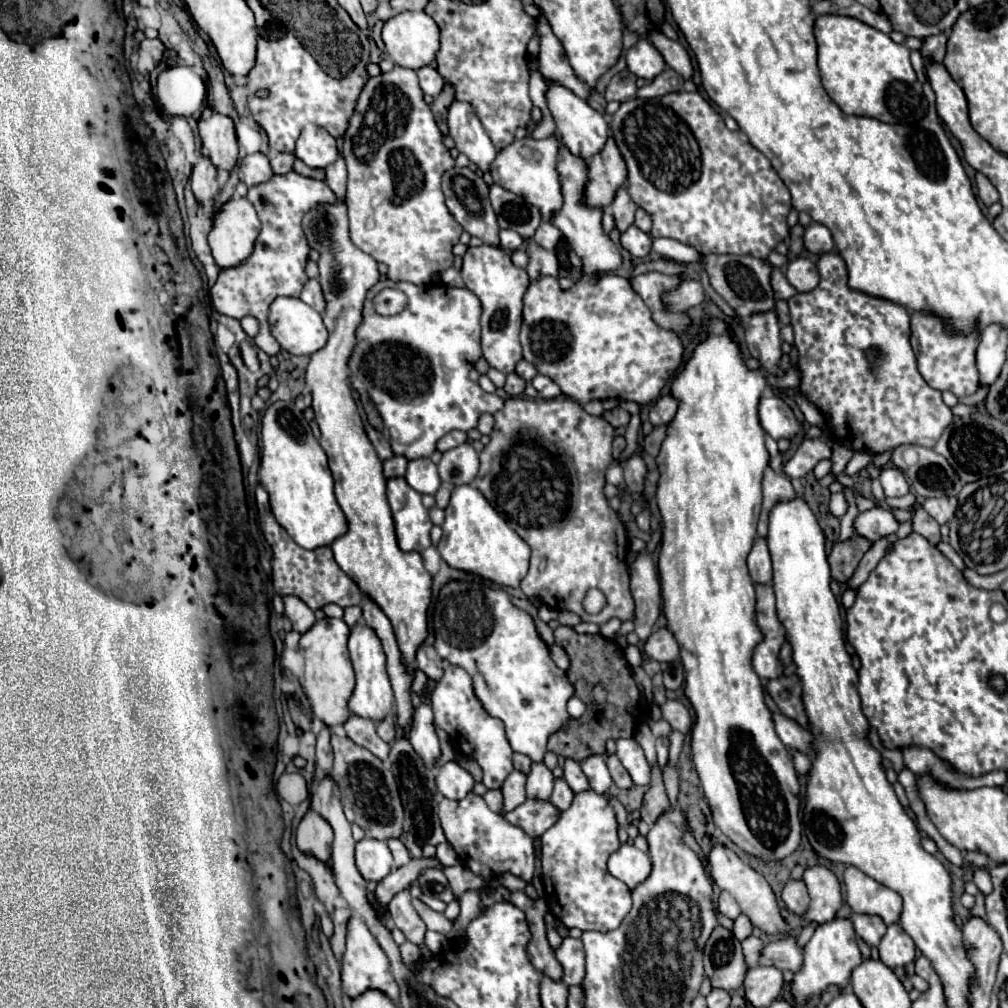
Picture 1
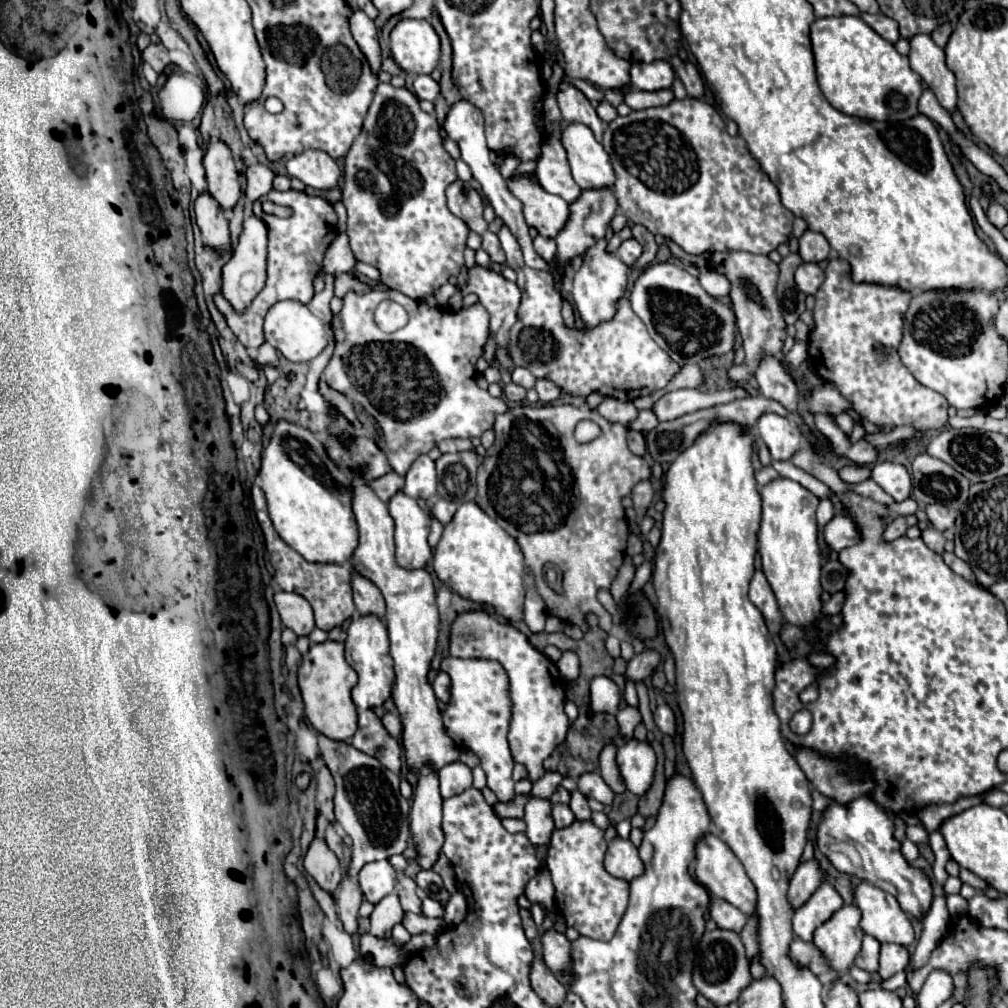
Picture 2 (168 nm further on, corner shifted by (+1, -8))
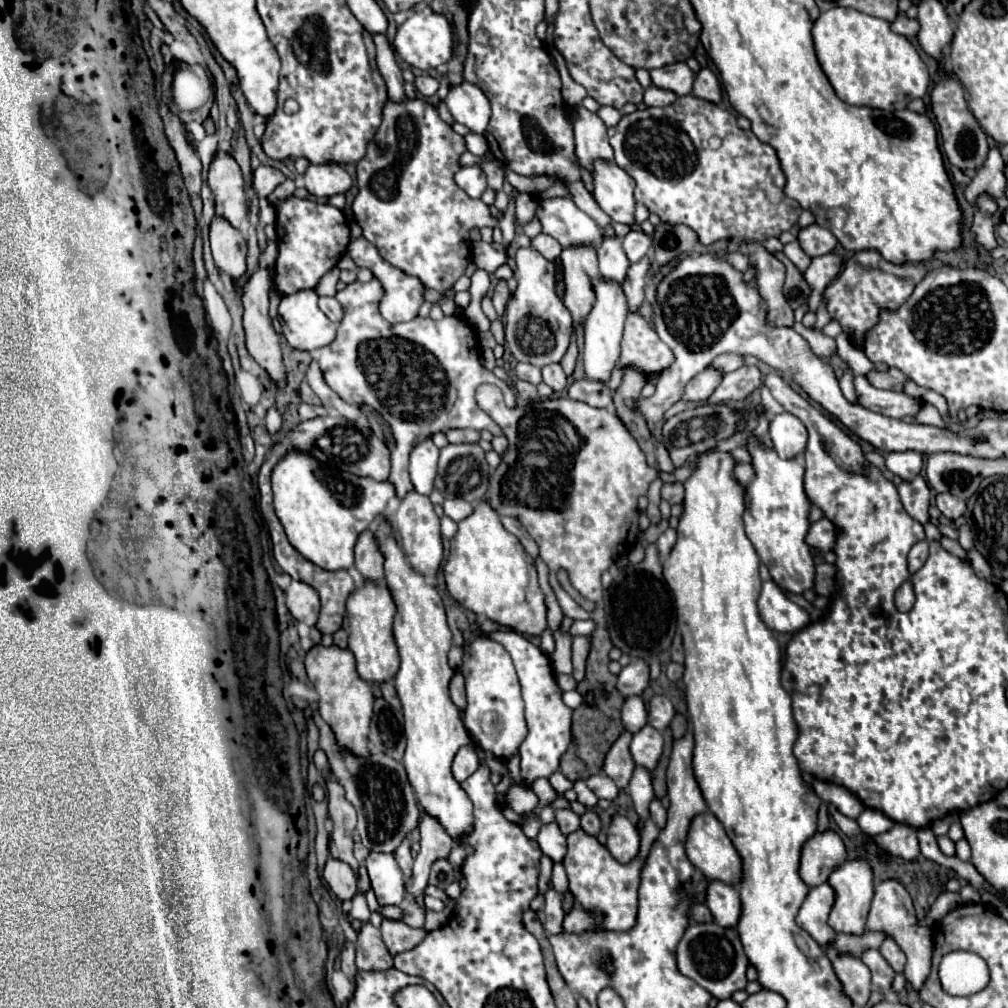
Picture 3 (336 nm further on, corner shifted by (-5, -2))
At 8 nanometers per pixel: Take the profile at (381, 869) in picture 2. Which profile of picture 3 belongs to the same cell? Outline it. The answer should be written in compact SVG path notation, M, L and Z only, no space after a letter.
M370 852L366 858L368 876L380 906L398 906L404 898L404 874L392 854Z

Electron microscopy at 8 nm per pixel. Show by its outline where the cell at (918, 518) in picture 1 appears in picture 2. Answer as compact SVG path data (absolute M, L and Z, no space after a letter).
M928 526L926 530L922 530L922 540L924 540L924 544L926 544L930 550L934 550L934 552L938 552L938 554L944 552L944 542L946 542L946 538L944 538L936 528Z

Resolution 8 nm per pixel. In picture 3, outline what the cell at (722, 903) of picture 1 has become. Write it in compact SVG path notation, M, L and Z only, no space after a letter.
M710 880L706 890L706 906L718 926L734 928L740 920L740 896L732 884Z

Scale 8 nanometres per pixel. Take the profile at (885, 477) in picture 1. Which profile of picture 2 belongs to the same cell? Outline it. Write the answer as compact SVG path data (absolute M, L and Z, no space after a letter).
M882 462L872 468L870 476L884 492L888 492L896 502L902 502L910 496L912 492L912 480L902 464L892 464L892 462Z

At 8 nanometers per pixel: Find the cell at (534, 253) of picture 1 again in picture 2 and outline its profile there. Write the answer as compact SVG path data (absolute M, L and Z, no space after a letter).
M460 100L460 102L456 102L456 104L450 108L450 112L448 112L446 122L444 122L442 128L446 130L448 138L452 138L452 140L458 144L462 160L470 166L474 180L482 186L482 192L486 194L488 202L492 204L496 216L500 216L500 218L504 220L504 224L510 228L510 232L516 236L516 240L518 240L518 244L520 244L520 248L522 248L522 252L524 252L524 262L526 262L526 266L530 266L530 268L534 268L534 270L550 270L548 262L542 260L542 256L538 256L538 254L534 252L534 248L532 248L532 238L530 238L530 234L528 234L528 224L526 224L526 220L524 220L524 216L522 216L522 204L510 194L510 190L506 188L506 180L502 178L500 170L498 170L498 168L494 166L494 162L490 160L490 148L486 146L484 118L482 118L480 110L478 110L474 104L466 102L466 100Z

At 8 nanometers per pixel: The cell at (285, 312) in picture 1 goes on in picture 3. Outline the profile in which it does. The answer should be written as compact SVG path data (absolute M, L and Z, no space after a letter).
M300 290L282 298L278 306L282 334L296 350L316 350L336 338L336 324L318 308L314 290Z

